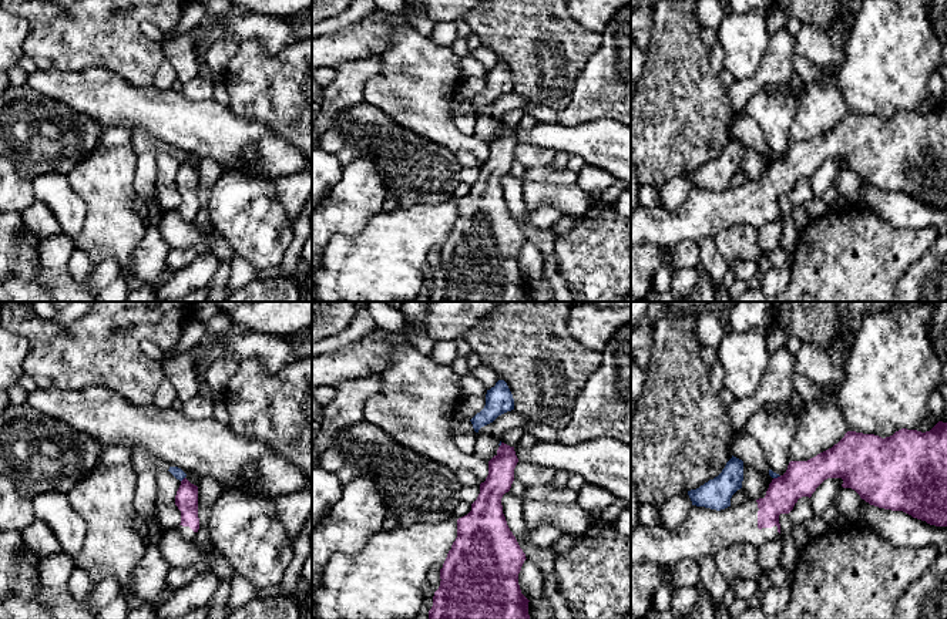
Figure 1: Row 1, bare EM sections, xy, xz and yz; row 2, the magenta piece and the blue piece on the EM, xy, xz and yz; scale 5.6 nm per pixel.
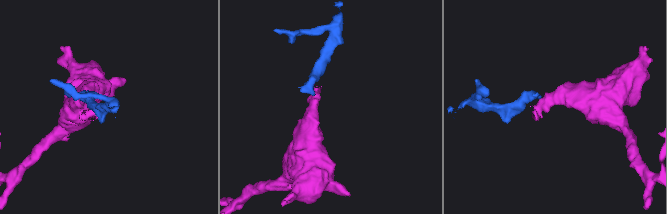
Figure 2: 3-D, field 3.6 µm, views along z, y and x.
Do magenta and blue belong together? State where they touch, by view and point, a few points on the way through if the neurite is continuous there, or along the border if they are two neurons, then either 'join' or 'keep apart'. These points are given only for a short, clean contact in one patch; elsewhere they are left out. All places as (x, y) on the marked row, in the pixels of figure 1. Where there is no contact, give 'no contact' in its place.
xy (182, 480) | along xy (184, 477), (181, 481) | keep apart

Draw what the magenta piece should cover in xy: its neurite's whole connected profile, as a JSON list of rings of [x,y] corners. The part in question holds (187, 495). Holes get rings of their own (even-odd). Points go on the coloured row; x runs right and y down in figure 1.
[[[184,478],[175,495],[175,505],[181,511],[181,524],[177,531],[184,539],[192,541],[199,529],[198,487]]]

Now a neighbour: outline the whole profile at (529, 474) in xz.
[[[517,462],[514,468],[514,480],[520,481],[524,487],[547,485],[553,478],[554,471],[541,465]]]

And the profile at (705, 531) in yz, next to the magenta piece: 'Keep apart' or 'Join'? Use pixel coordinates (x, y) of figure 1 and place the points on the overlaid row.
Join

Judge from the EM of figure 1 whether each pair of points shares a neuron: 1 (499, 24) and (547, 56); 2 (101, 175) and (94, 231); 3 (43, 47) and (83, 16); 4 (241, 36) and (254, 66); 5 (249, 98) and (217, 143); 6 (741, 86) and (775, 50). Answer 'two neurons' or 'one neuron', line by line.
1: one neuron
2: one neuron
3: one neuron
4: two neurons
5: two neurons
6: one neuron

